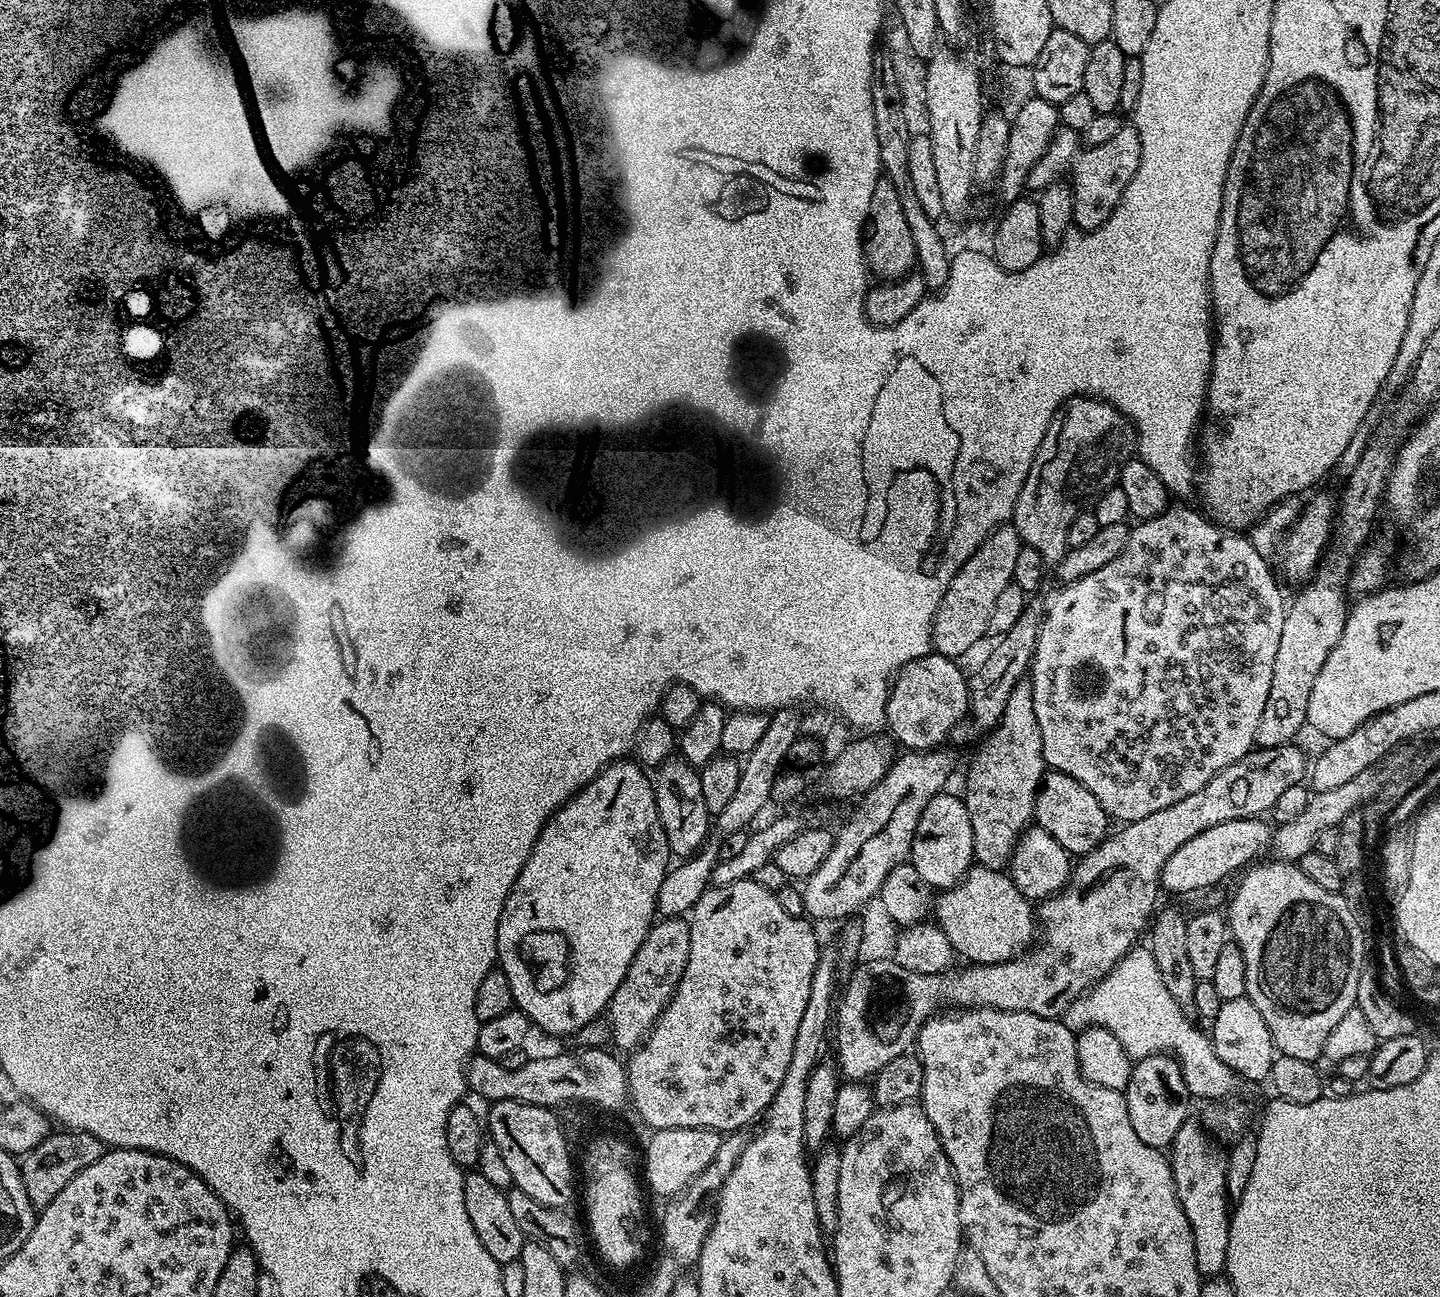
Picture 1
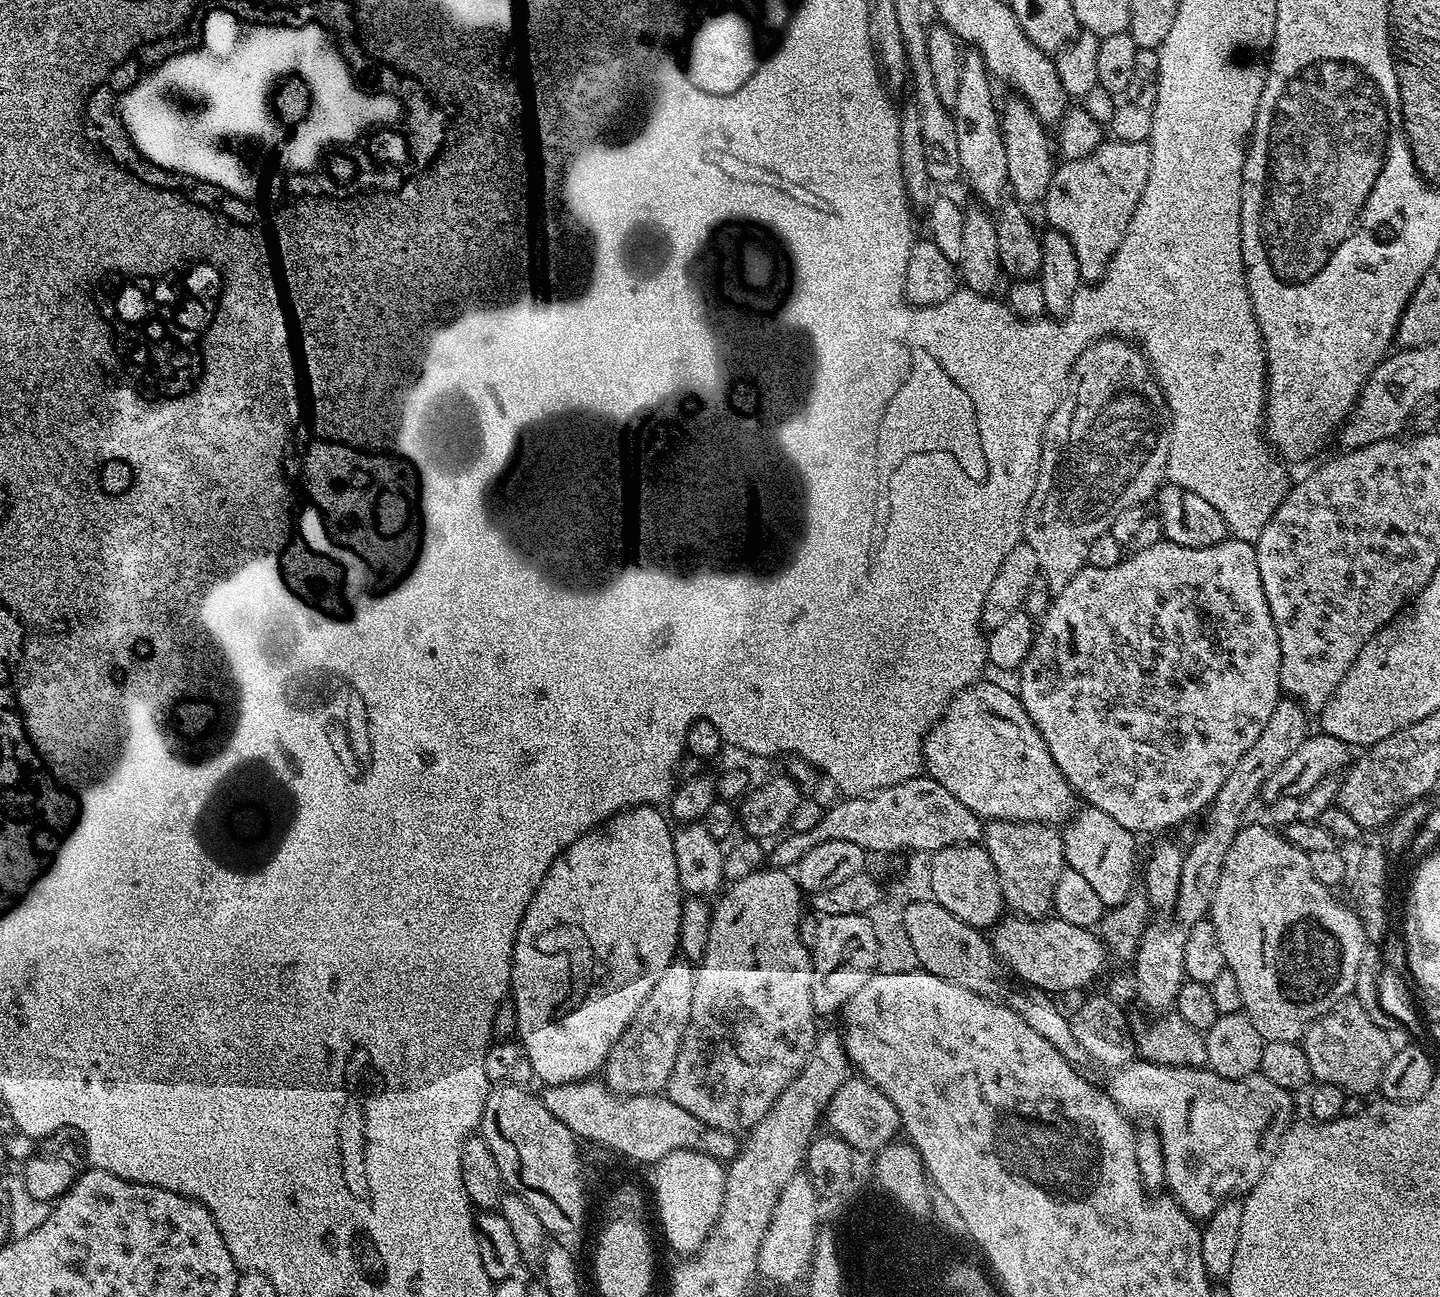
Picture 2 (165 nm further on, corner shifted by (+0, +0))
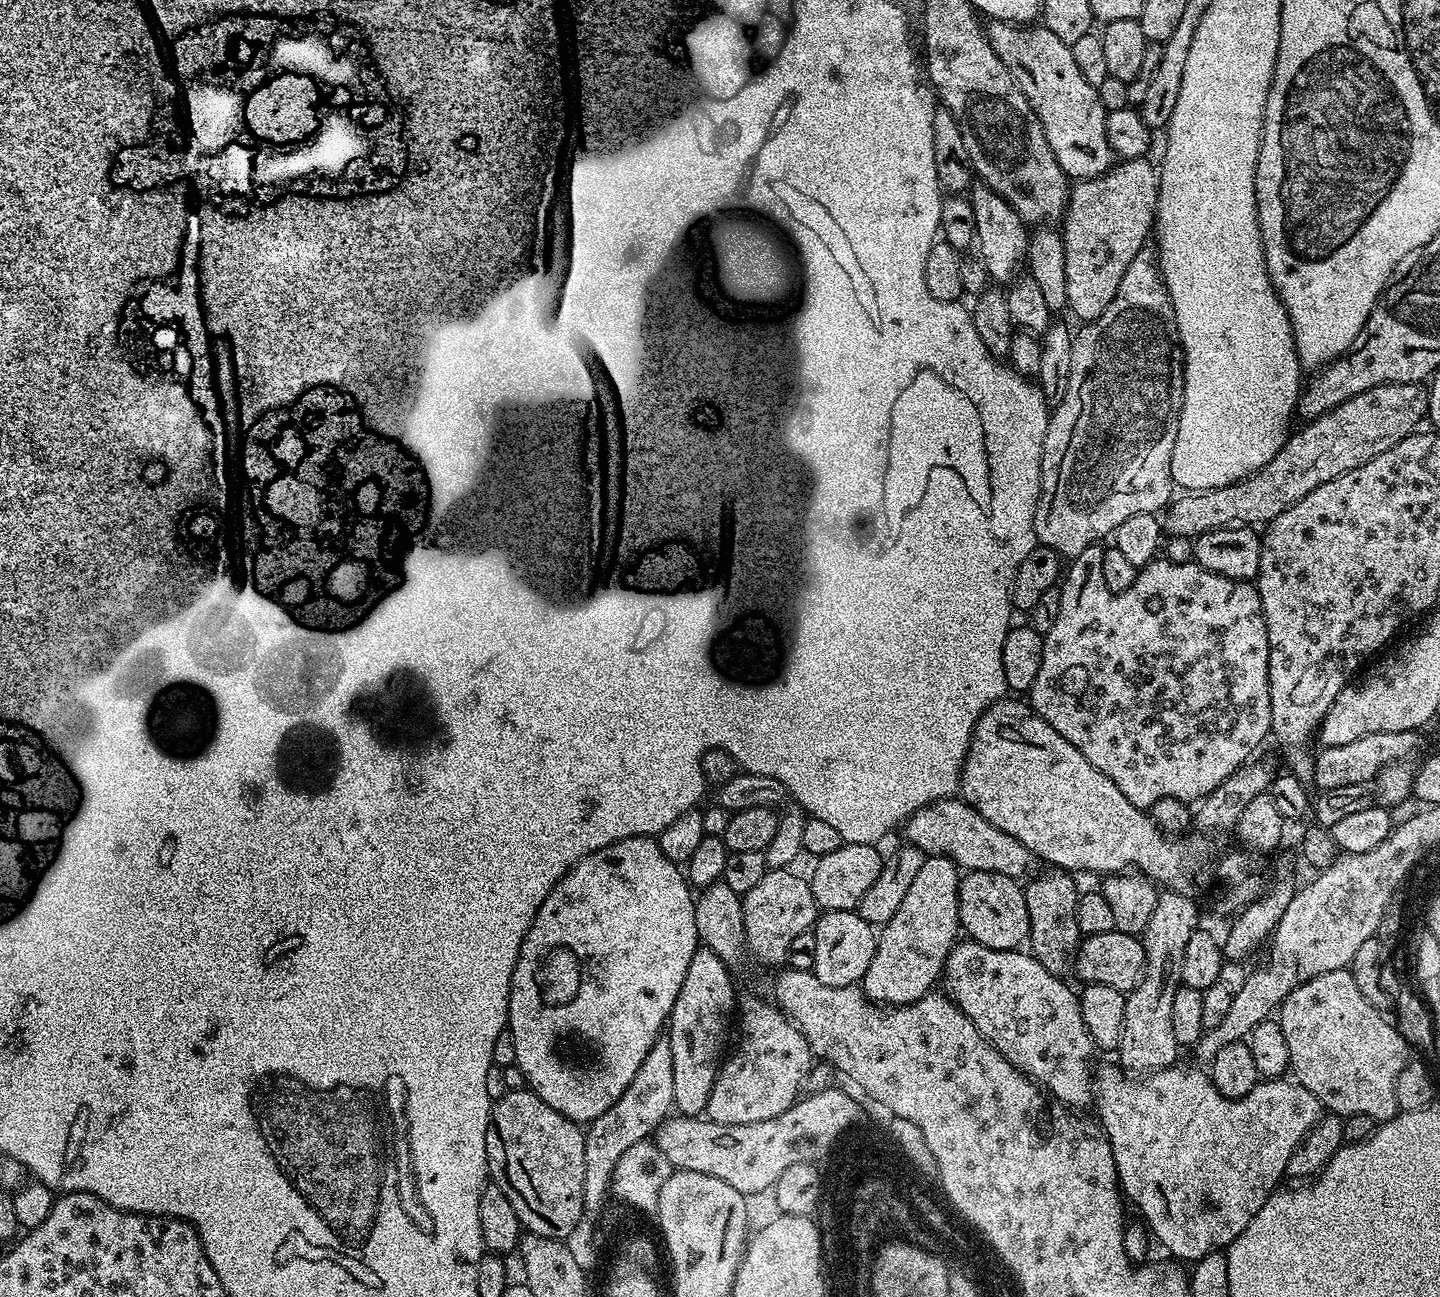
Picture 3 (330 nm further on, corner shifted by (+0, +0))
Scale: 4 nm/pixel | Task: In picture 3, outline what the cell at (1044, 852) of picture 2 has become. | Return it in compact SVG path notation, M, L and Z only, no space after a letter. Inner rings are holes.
M1062 868L1044 871L1048 872L1042 873L1041 876L1033 875L1027 881L1029 884L1023 885L1026 912L1030 914L1027 943L1032 944L1031 954L1050 974L1064 978L1067 977L1067 972L1073 971L1076 952L1080 949L1082 933L1076 911L1082 892L1081 889L1076 889L1077 877L1073 873Z

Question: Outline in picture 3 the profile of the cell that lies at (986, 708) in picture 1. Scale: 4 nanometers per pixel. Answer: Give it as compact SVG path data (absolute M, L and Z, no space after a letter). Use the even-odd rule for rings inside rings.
M1145 246L1143 250L1126 266L1126 274L1122 274L1122 282L1118 282L1118 294L1102 310L1097 320L1087 321L1080 329L1075 329L1072 337L1074 346L1072 365L1070 365L1070 386L1066 386L1066 398L1051 409L1048 418L1048 429L1042 446L1040 459L1040 497L1034 514L1034 530L1036 539L1041 545L1054 550L1061 558L1071 558L1082 554L1086 546L1100 544L1104 539L1111 537L1126 518L1134 514L1147 512L1159 513L1173 499L1174 485L1170 474L1170 458L1174 454L1174 442L1178 438L1180 429L1180 411L1184 401L1184 347L1180 345L1180 331L1176 325L1176 315L1168 287L1160 276L1158 256L1151 247Z

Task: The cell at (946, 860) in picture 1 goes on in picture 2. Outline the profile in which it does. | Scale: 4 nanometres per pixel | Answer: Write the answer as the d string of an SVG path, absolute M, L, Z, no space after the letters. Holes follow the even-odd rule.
M979 843L959 844L943 848L931 853L933 865L930 867L933 892L931 899L941 904L950 913L956 915L964 923L979 930L991 929L1005 915L1006 905L1002 886L998 882L998 870L994 870L994 862L990 862L990 854Z

